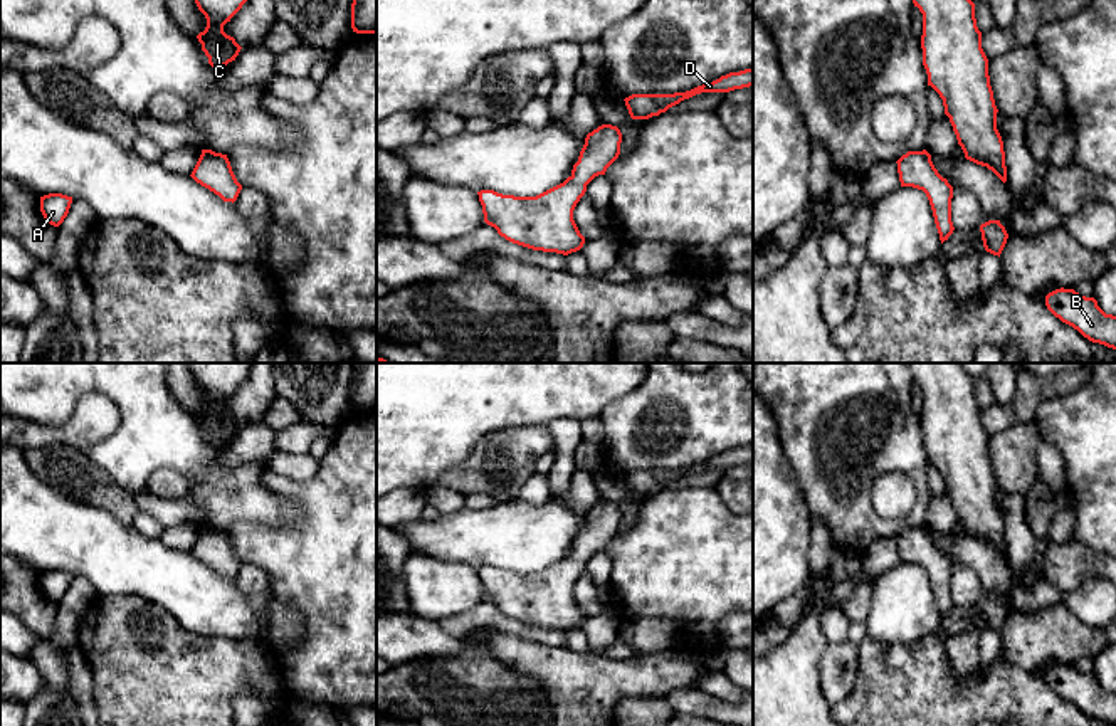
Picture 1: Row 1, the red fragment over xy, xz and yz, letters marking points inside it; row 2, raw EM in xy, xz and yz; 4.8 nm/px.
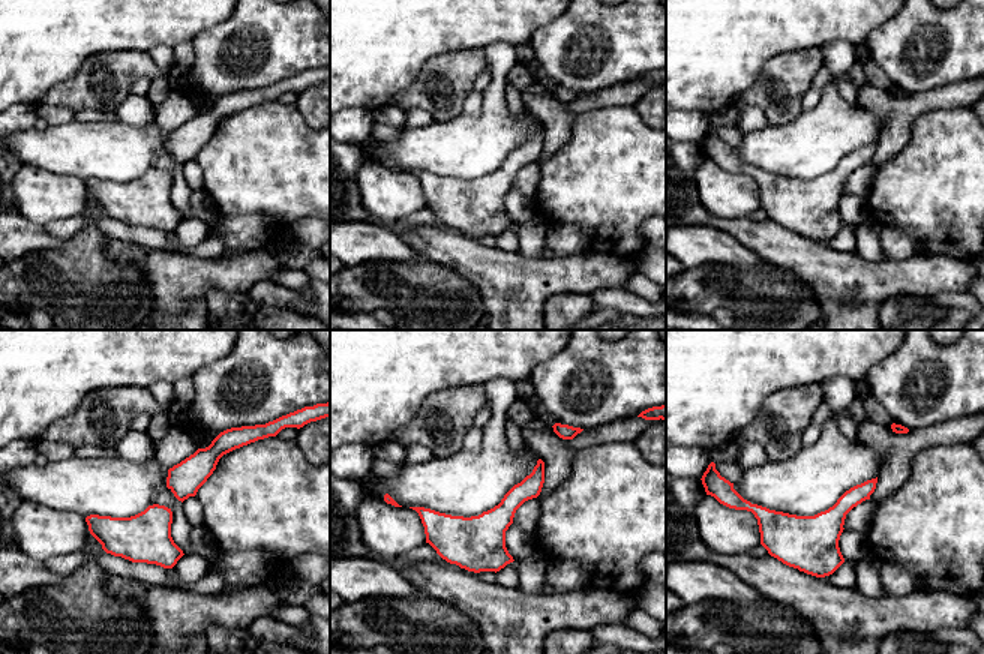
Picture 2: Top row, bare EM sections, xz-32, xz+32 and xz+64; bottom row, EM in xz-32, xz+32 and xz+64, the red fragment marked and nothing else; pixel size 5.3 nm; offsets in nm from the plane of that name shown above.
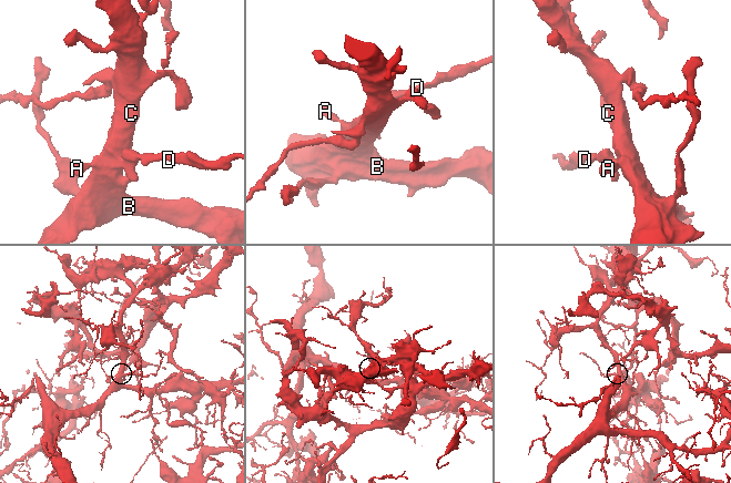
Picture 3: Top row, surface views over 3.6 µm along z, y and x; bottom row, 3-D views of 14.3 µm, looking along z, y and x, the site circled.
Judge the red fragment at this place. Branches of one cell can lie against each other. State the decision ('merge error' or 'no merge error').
merge error

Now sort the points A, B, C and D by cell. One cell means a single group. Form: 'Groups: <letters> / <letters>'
Groups: A B C / D

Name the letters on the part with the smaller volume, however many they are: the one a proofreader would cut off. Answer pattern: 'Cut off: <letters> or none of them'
Cut off: D

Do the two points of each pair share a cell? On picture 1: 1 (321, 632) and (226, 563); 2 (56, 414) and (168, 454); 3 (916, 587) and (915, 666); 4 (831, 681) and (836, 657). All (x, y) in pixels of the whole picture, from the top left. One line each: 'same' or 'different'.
1: same
2: same
3: different
4: same

